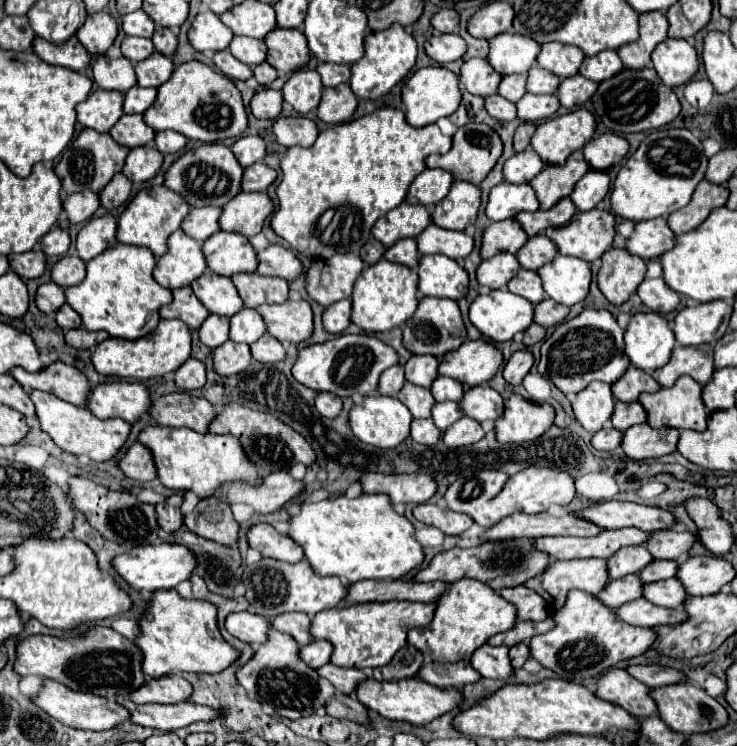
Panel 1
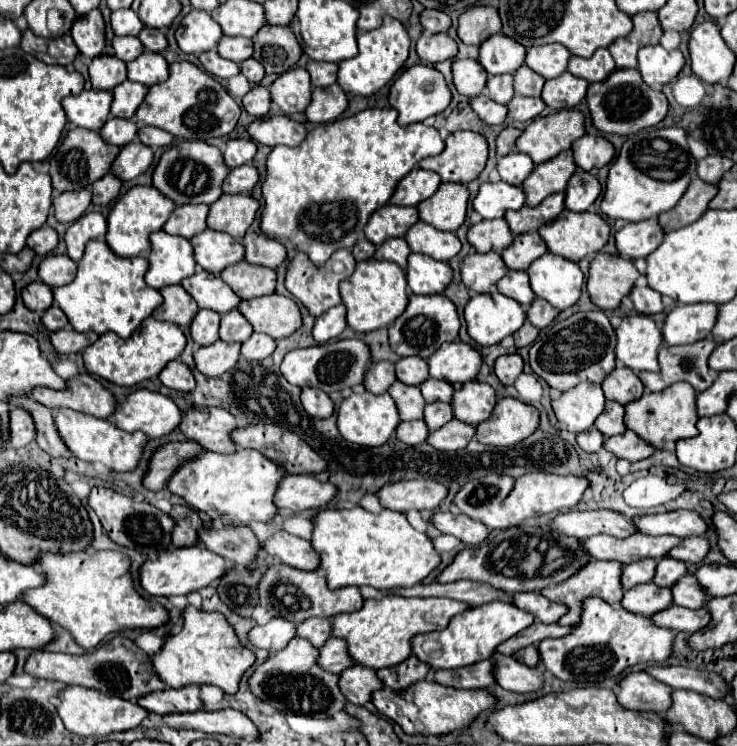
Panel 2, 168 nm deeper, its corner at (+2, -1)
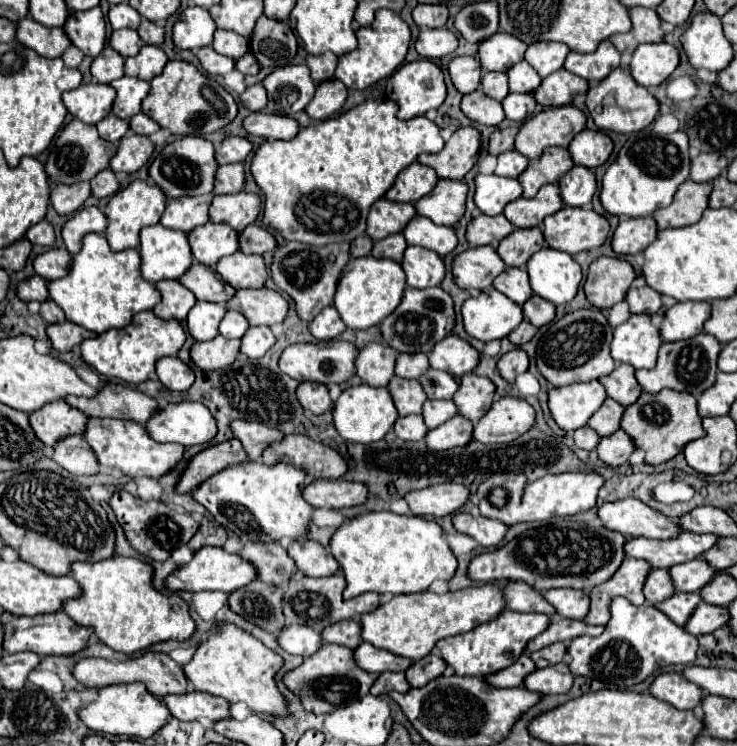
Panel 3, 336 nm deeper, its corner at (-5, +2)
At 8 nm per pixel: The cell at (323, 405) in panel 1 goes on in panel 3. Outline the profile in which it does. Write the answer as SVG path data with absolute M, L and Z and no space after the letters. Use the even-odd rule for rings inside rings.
M300 382L296 388L296 398L302 404L304 410L312 414L324 414L332 408L332 400L328 394L328 388L318 382Z

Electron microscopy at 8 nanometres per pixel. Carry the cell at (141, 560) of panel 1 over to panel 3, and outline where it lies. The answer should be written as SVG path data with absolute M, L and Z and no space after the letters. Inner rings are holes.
M200 548L192 562L180 566L172 576L168 576L166 586L170 590L190 590L190 592L200 592L200 590L220 590L220 592L234 592L250 584L252 580L258 578L256 568L244 560L238 554L228 554L224 548Z

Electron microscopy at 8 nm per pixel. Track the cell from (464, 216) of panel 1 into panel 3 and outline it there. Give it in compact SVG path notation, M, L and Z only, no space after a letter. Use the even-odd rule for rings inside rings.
M438 180L428 196L422 196L414 208L418 216L430 218L434 224L454 226L464 214L468 186L454 180Z

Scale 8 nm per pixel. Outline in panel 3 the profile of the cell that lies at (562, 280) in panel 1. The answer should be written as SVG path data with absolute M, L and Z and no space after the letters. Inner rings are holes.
M554 248L538 250L526 264L530 288L544 300L562 306L568 304L580 286L580 264L566 252Z

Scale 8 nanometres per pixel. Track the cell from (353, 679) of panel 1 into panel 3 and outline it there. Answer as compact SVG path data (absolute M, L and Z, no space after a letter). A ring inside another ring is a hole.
M384 672L384 674L380 674L380 678L370 688L370 692L374 696L384 696L392 690L396 690L396 692L408 692L410 690L410 684L402 672Z

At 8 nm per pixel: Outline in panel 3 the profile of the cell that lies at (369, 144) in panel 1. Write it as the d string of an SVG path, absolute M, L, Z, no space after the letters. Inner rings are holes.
M366 100L334 118L300 128L292 140L264 140L254 152L250 166L254 182L264 192L264 226L276 230L284 240L298 240L314 246L352 242L356 236L364 234L370 206L386 194L398 172L412 164L420 152L434 154L444 146L440 128L434 122L424 116L398 120L396 112L398 104L392 100Z

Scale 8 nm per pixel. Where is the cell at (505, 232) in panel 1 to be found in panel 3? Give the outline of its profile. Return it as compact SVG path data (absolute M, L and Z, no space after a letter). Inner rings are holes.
M480 214L480 216L472 218L472 222L468 224L466 240L470 246L484 246L484 244L496 246L498 240L506 238L512 230L514 230L514 226L506 220L506 216Z

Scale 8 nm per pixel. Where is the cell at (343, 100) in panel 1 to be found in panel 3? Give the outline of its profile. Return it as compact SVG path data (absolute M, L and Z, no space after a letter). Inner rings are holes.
M326 80L316 86L316 94L304 110L312 120L330 118L342 108L342 104L346 102L346 94L346 86L340 80Z

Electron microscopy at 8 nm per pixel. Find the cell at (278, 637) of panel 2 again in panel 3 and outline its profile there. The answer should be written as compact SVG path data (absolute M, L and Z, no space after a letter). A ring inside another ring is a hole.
M286 626L278 634L278 642L286 652L300 654L304 658L312 656L324 644L322 634L318 630L306 628L306 626Z

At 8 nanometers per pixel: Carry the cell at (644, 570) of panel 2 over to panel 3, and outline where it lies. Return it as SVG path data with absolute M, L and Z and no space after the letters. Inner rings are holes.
M654 568L654 572L650 572L650 578L646 580L646 588L644 588L646 600L650 604L660 604L660 602L668 600L674 592L676 590L674 590L674 584L672 584L668 570Z

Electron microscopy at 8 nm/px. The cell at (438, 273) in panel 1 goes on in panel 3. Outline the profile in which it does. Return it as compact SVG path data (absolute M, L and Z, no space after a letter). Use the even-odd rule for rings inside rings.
M408 246L402 260L402 270L406 274L406 284L410 288L430 288L440 286L446 268L442 258L428 248Z

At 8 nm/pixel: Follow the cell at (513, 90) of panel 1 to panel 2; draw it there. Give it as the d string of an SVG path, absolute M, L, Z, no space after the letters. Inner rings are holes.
M497 75L497 77L491 77L487 81L487 91L489 91L489 97L501 105L507 105L513 95L515 95L515 89L513 89L513 75Z

